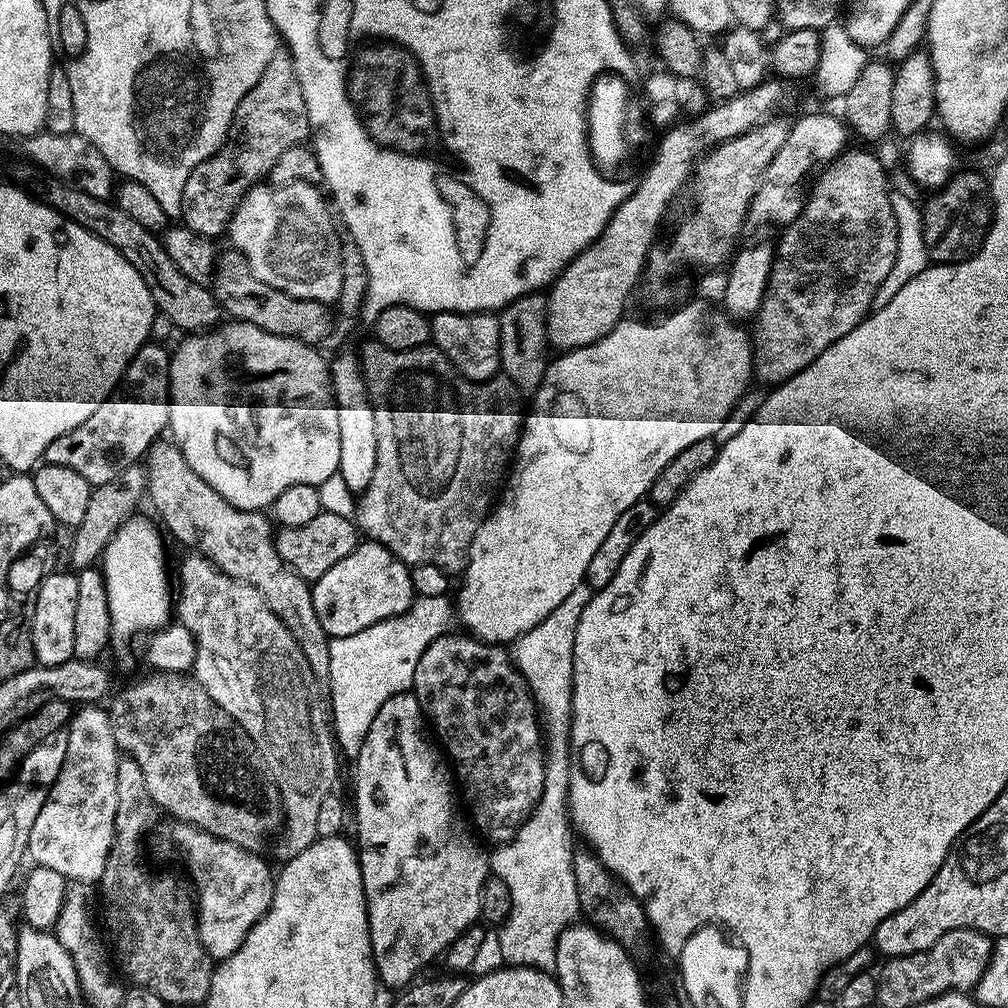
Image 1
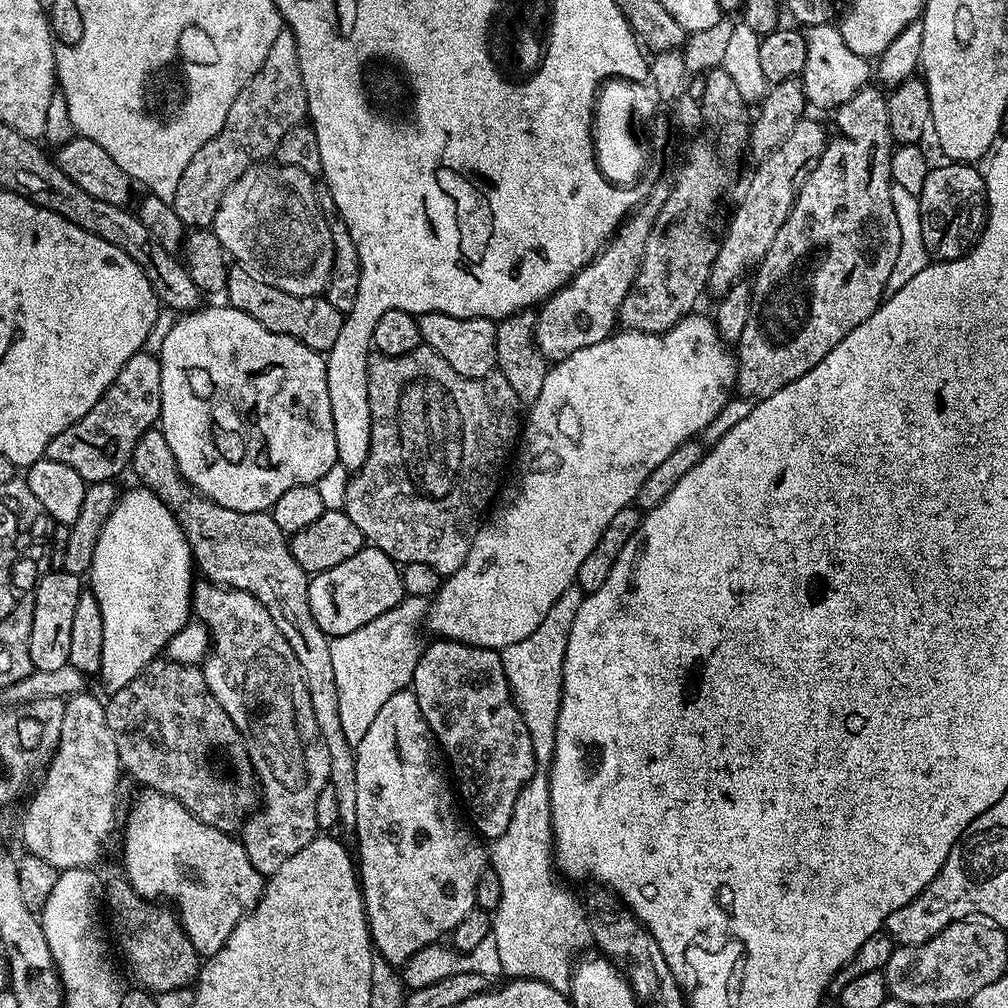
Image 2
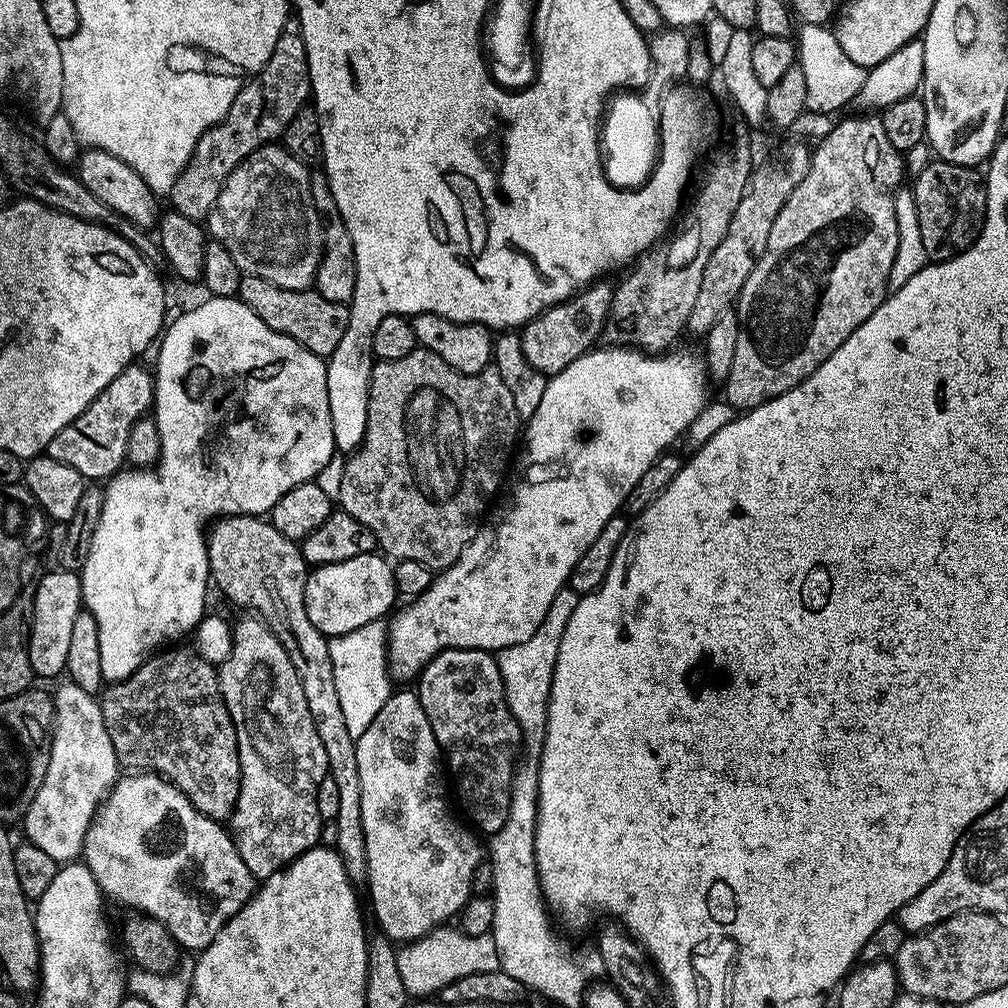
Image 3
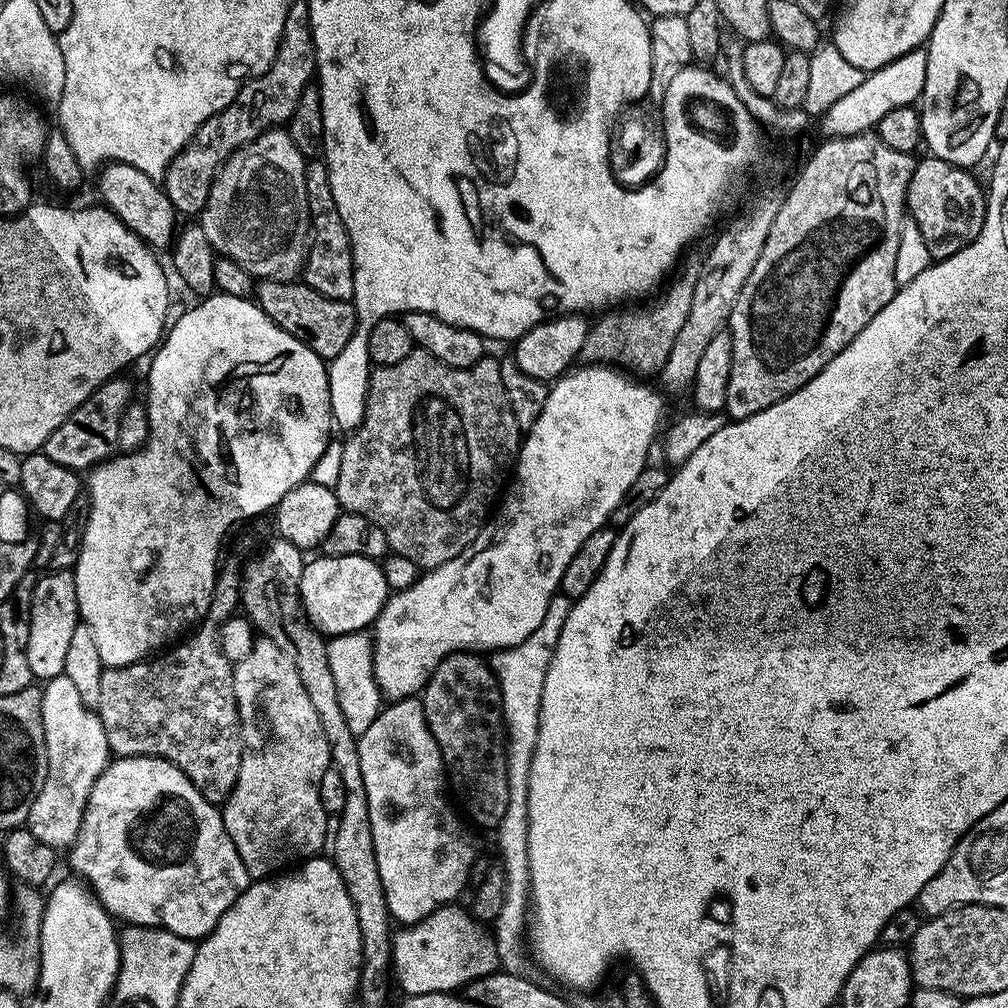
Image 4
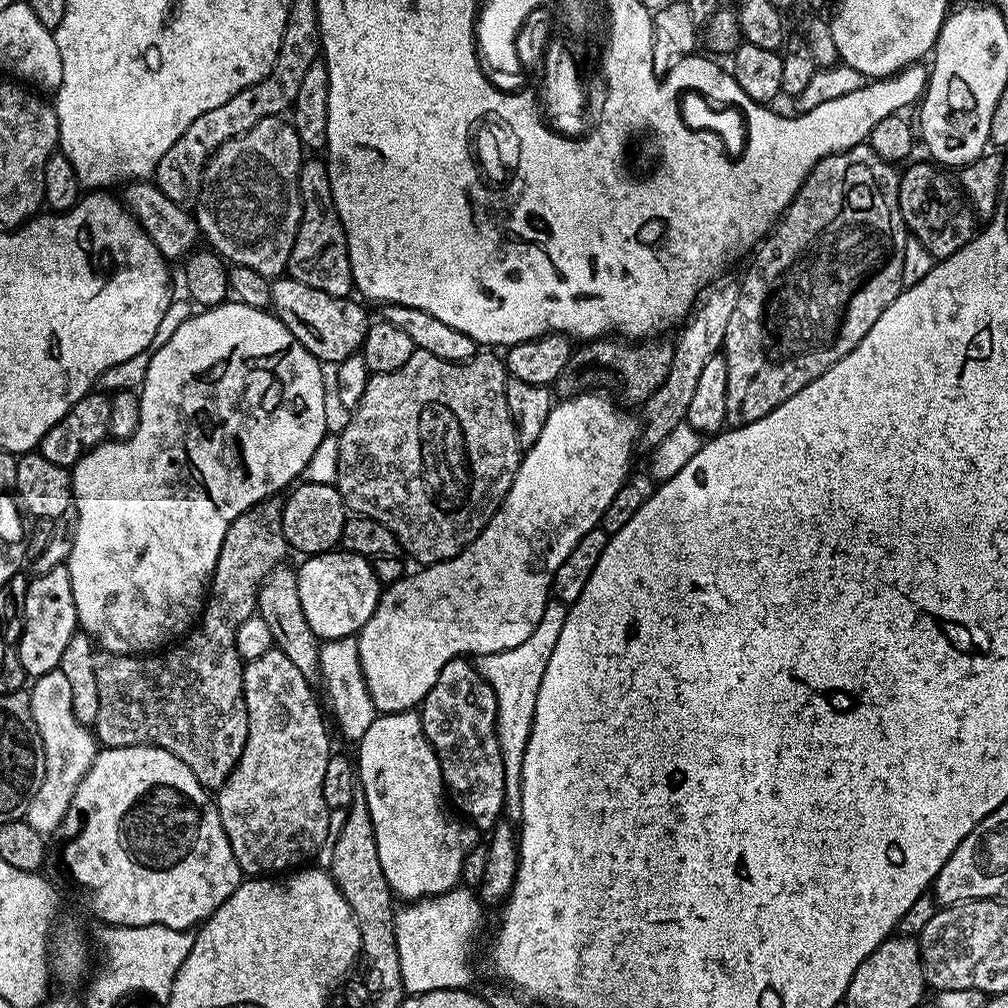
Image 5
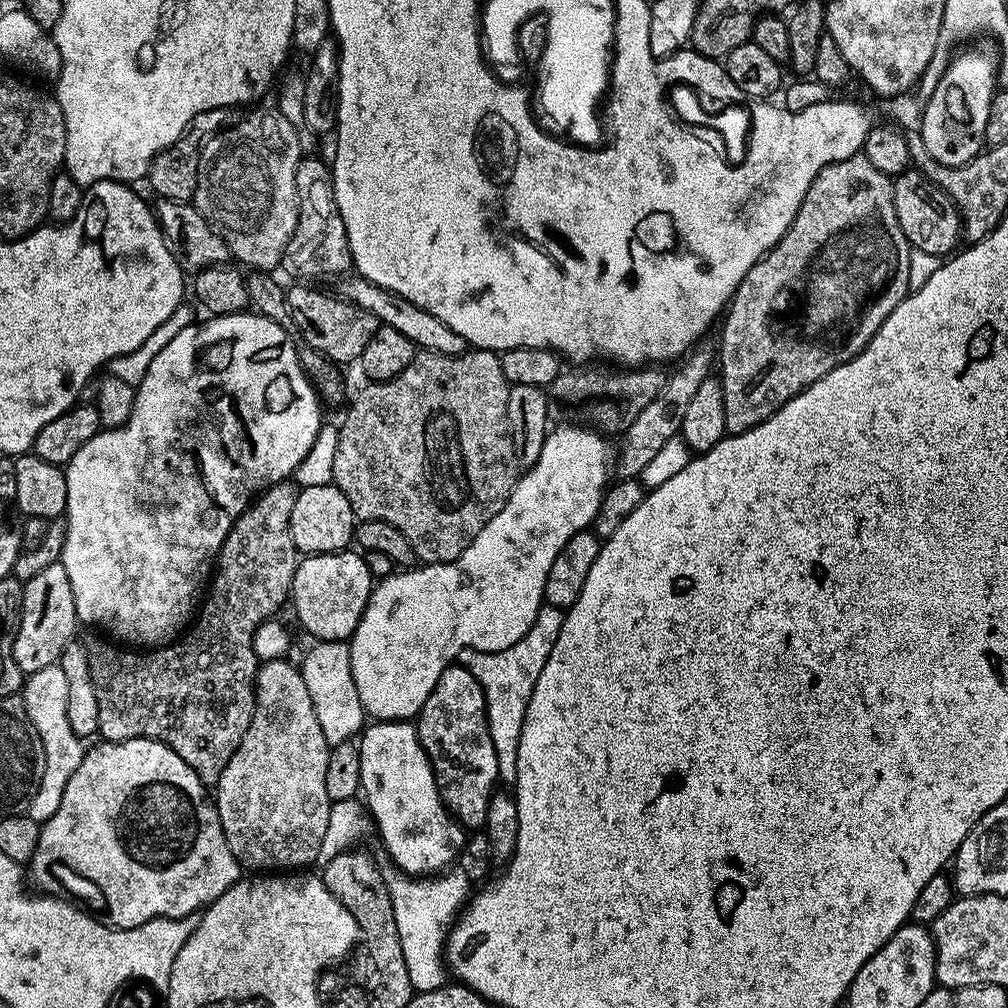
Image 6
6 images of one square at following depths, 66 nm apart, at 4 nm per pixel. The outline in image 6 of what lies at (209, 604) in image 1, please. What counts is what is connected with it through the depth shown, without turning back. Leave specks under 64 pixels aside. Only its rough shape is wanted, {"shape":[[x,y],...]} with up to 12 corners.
{"shape":[[299,667],[256,670],[214,785],[241,869],[316,864],[330,745]]}

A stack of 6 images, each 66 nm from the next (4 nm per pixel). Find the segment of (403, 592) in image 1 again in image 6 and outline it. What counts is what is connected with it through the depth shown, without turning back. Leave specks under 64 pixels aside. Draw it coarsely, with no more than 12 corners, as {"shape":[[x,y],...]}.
{"shape":[[359,551],[305,555],[290,604],[321,640],[347,641],[374,577]]}

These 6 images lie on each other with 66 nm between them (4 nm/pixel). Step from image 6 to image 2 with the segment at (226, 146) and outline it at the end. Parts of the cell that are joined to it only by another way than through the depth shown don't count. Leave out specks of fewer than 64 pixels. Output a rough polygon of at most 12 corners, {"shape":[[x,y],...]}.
{"shape":[[254,164],[210,231],[258,282],[319,296],[334,262],[313,177]]}

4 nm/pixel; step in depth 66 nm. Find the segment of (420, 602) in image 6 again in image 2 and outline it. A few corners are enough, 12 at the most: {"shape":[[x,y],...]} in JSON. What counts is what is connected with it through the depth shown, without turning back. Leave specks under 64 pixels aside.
{"shape":[[711,315],[555,361],[430,601],[530,638],[736,386]]}

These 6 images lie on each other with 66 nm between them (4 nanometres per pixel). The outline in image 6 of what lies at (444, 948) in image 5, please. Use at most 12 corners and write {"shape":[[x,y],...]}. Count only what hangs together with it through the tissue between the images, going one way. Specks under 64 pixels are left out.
{"shape":[[383,873],[416,992],[450,976],[448,930],[473,881]]}

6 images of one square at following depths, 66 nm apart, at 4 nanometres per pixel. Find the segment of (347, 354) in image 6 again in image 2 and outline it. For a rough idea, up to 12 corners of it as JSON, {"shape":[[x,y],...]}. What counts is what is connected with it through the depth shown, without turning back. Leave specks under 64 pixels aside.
{"shape":[[229,267],[227,303],[327,354],[345,313]]}

